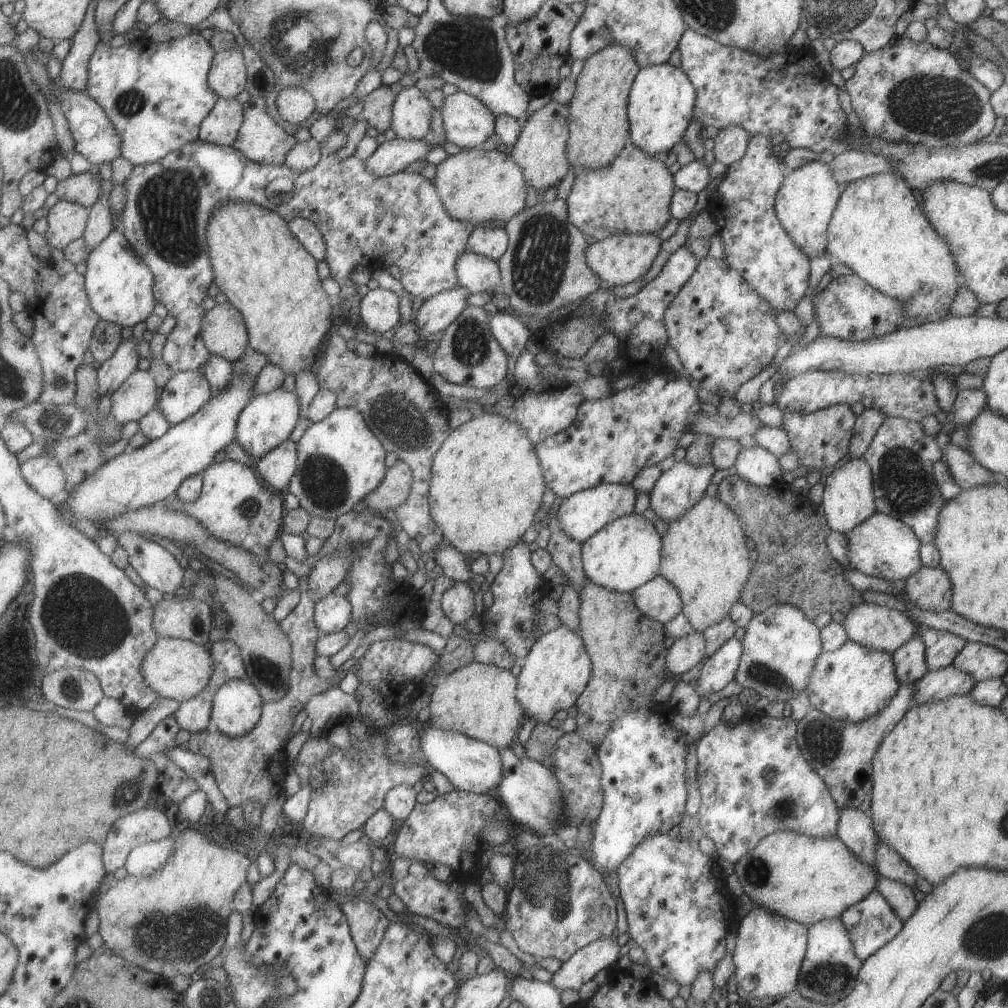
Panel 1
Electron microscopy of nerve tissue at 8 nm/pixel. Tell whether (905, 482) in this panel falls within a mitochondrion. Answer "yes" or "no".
yes

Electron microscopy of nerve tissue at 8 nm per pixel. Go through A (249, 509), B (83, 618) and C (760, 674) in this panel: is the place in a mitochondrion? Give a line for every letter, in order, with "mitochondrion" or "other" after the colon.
A: mitochondrion
B: mitochondrion
C: mitochondrion

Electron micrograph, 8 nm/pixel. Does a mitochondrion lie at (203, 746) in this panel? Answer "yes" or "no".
no

